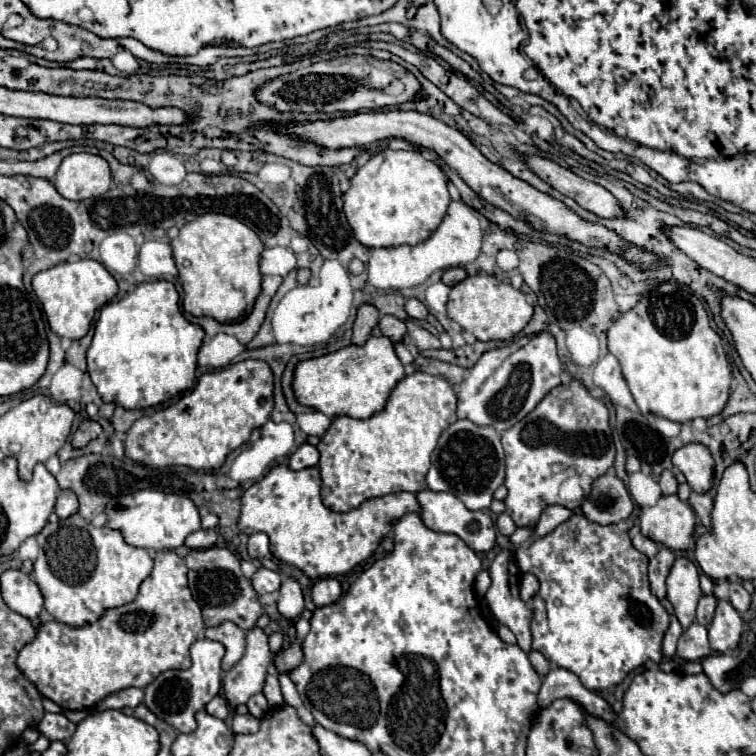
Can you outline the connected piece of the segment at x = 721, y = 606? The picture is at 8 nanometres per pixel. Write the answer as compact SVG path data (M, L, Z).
M719 600L715 618L709 626L709 644L711 644L711 648L719 654L731 652L739 644L741 628L743 628L743 620L739 618L739 614L731 606L731 602Z

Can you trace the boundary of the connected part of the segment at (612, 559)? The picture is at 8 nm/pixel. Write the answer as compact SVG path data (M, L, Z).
M577 514L577 516L571 516L569 520L565 520L563 524L559 524L551 534L543 536L543 538L537 538L533 540L529 546L519 546L515 550L515 558L517 558L517 564L523 572L533 572L539 582L541 582L541 588L535 596L535 602L533 602L533 612L535 612L535 618L533 618L533 650L539 650L551 664L555 666L561 666L573 674L579 676L581 684L593 692L603 692L611 686L617 686L631 670L643 666L645 662L655 662L659 664L663 660L663 652L661 652L661 640L665 636L665 630L669 628L669 614L667 610L661 606L661 602L657 600L657 596L653 596L653 592L649 590L649 578L647 578L647 556L641 556L641 552L637 552L631 544L631 538L625 530L621 530L617 524L611 524L611 526L601 526L601 524L593 524L589 520L585 520L585 516Z

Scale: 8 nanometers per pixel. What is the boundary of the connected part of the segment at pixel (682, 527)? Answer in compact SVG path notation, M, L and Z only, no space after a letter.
M661 496L655 506L643 508L639 522L643 536L671 550L687 550L695 532L695 512L677 496Z

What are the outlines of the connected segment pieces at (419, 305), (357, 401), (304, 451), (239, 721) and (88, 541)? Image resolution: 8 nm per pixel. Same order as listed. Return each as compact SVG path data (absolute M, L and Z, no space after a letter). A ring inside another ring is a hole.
M411 298L411 300L407 300L407 304L405 304L405 312L407 312L407 316L409 318L413 318L413 320L425 320L427 318L427 306L423 304L423 302L419 302L417 298Z
M371 336L365 346L347 346L339 352L299 362L293 376L293 392L299 404L319 410L329 418L371 418L387 404L389 394L405 376L395 346L387 336Z
M303 444L301 448L297 448L289 456L289 468L291 470L303 470L303 468L309 468L309 466L317 466L317 462L319 462L319 452L311 444Z
M235 714L231 720L231 730L235 734L253 734L253 732L257 732L257 728L259 728L259 720L253 718L251 714L247 714L247 716Z
M79 514L59 522L57 532L41 542L41 556L33 564L33 578L45 598L45 610L53 620L71 628L97 622L109 608L129 604L139 590L139 584L151 574L153 558L147 550L129 546L121 532L111 528L95 528ZM91 544L97 556L91 572Z

